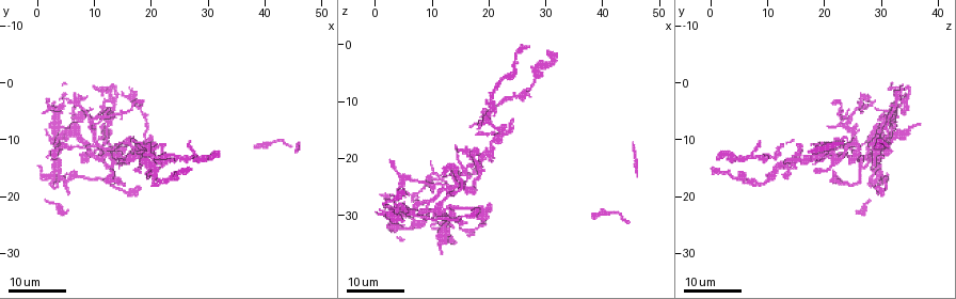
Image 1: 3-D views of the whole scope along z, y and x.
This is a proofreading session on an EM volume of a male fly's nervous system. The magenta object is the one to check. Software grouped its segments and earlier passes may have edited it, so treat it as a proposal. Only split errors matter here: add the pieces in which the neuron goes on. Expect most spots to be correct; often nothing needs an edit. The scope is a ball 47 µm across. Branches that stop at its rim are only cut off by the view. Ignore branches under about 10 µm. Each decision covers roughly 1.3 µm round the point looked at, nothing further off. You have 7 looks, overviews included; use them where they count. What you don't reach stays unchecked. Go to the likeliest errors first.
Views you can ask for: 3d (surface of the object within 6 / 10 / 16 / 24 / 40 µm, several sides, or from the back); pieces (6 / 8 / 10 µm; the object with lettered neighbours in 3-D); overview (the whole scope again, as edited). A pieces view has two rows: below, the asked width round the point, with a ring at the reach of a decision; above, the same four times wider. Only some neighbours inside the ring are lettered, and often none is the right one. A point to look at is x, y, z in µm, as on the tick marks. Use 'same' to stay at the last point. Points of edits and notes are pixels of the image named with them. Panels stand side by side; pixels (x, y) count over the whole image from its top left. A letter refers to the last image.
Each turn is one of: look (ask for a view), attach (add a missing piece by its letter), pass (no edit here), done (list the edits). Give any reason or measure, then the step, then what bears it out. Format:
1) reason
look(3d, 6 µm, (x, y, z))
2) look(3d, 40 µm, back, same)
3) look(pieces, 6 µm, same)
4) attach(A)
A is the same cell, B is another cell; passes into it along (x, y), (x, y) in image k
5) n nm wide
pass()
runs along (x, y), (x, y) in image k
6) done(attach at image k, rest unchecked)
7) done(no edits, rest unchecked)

branch stops here
look(3d, 16 µm, (17.5, 12.0, 15.5))

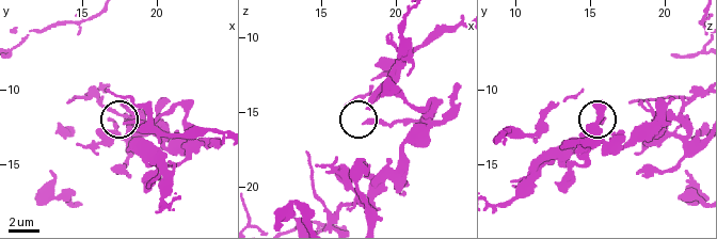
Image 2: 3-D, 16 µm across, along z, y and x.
look(pieces, 6 µm, (17.8, 12.2, 15.8))

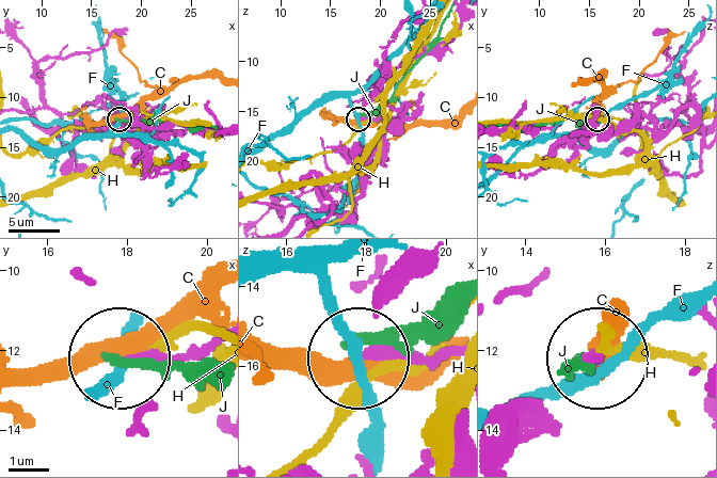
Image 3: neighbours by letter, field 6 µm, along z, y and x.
210 nm wide
pass()
C, F, H and J are other cells; none of them fits

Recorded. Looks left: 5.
look(3d, 24 µm, (26.5, 10.5, 8.5))

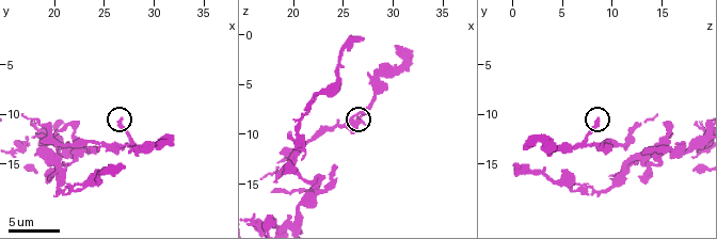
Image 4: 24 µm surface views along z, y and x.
look(pieces, 10 µm, (26.8, 10.6, 8.6))

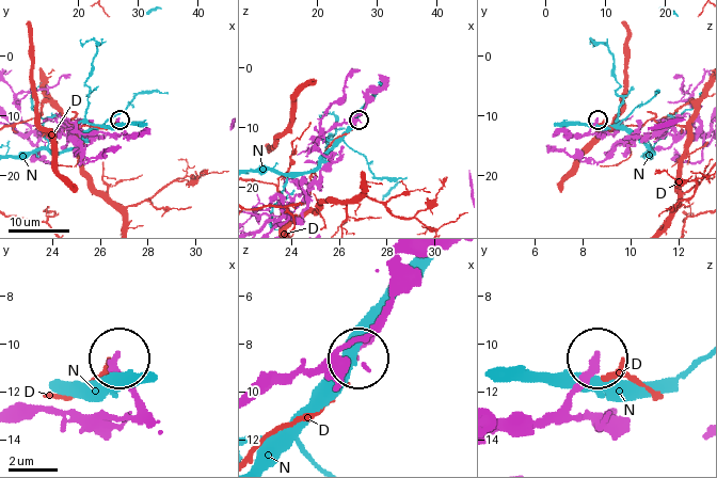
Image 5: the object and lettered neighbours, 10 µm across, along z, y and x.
pass()
D and N are other cells; runs along (641, 138), (630, 146), (612, 133), (592, 133), (598, 118) in image 5; no lettered piece goes on from it

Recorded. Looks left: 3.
branch stops here
look(3d, 24 µm, (18.5, 18.5, 29.0))

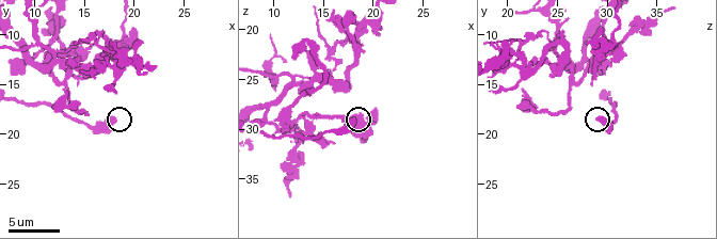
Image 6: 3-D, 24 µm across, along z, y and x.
look(pieces, 6 µm, (18.0, 18.6, 29.0))

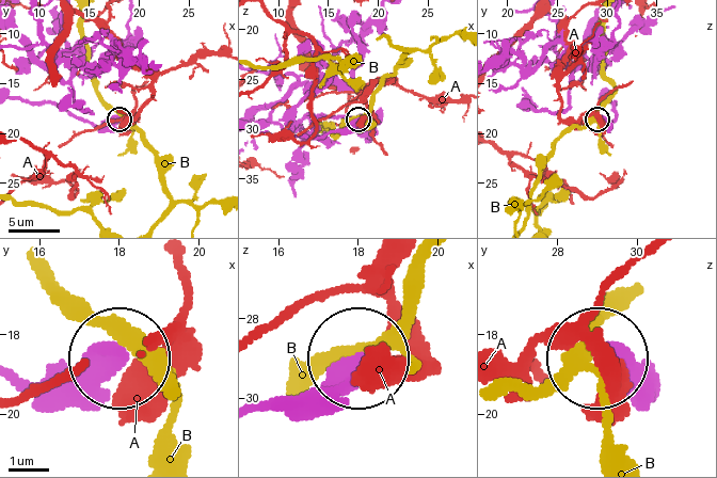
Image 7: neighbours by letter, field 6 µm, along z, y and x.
460 nm wide
pass()
A and B are other cells; none of them fits

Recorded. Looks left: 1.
branch stops here
look(pieces, 10 µm, (24.2, 13.8, 13.2))

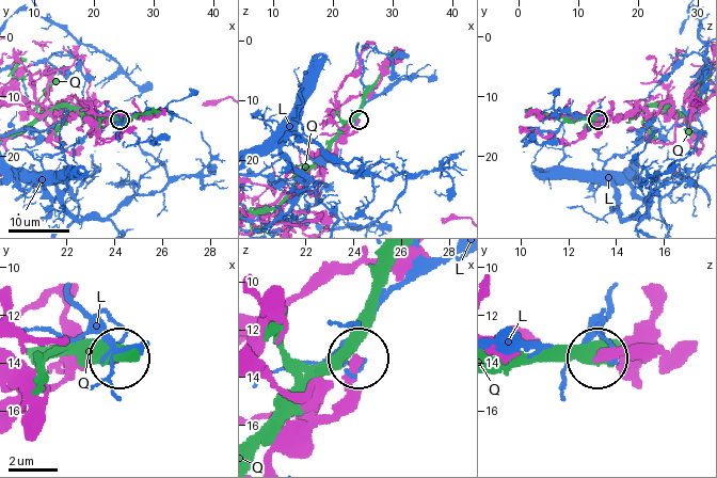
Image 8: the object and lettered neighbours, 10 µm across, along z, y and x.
pass()
L and Q are other cells; runs along (271, 459), (293, 446), (343, 397), (359, 363) in image 8; none of them fits

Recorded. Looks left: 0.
done(no edits, rest unchecked)

